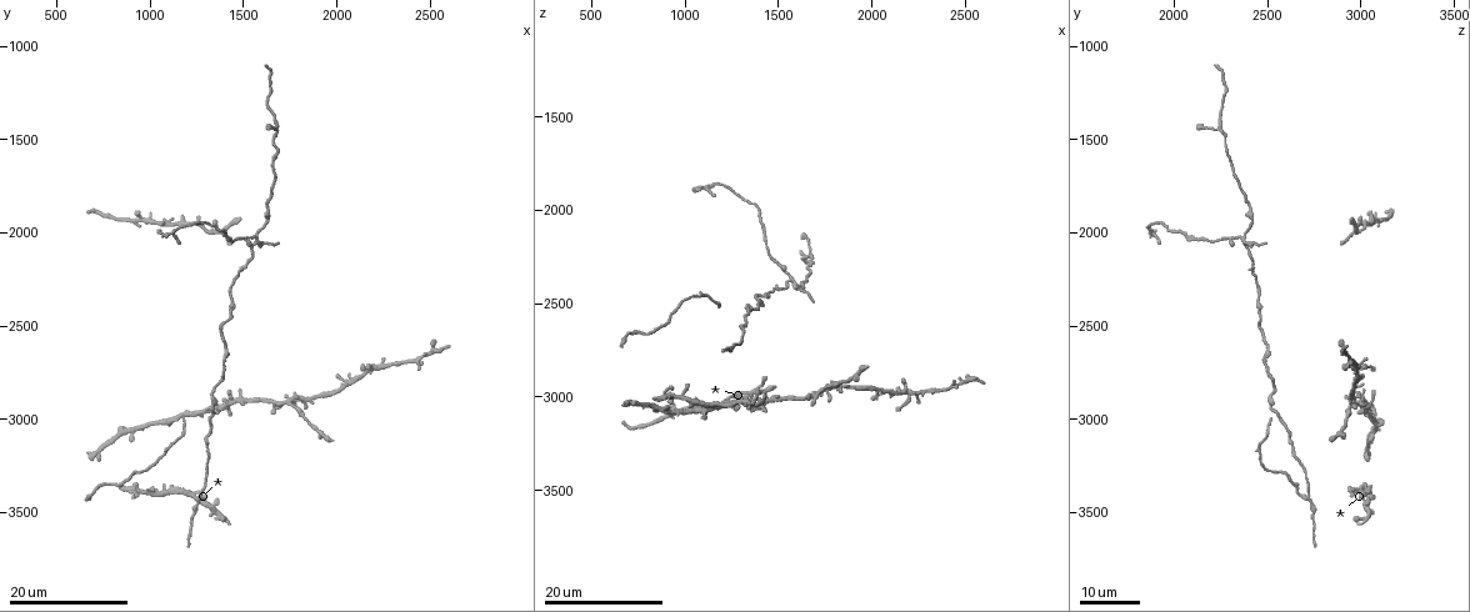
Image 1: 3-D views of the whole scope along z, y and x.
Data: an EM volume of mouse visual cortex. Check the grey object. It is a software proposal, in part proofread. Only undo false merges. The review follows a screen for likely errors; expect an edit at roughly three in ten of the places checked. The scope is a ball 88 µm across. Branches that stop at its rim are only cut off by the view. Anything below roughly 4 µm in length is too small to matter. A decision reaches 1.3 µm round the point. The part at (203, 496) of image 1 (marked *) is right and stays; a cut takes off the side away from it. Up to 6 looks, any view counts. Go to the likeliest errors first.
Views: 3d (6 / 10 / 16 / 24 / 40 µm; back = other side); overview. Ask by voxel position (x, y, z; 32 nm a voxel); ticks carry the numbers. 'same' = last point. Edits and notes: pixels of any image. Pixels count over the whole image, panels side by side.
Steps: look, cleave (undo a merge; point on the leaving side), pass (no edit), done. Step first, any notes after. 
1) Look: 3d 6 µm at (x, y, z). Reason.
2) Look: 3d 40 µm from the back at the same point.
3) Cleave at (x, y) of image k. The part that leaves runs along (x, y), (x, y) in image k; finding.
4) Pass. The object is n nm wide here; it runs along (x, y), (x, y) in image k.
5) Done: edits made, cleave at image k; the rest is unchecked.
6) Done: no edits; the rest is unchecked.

Look: 3d 16 µm at (1560, 2040, 2380). Four arms meet.

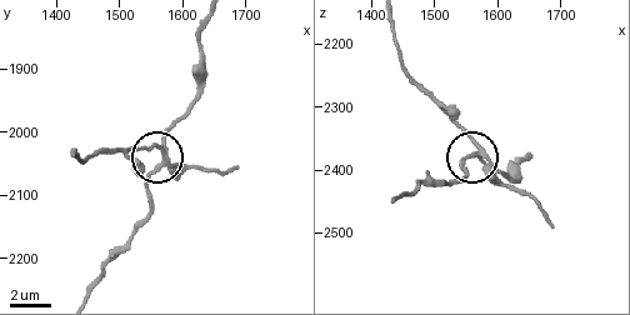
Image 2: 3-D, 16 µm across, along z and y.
Look: 3d 6 µm at (1575, 2045, 2370).

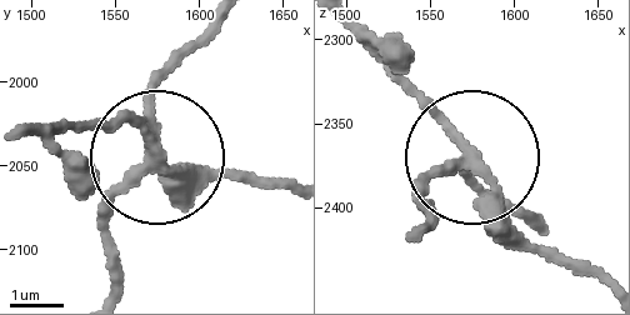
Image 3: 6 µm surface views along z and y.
Look: 3d 6 µm from the back at (1572, 2040, 2372).

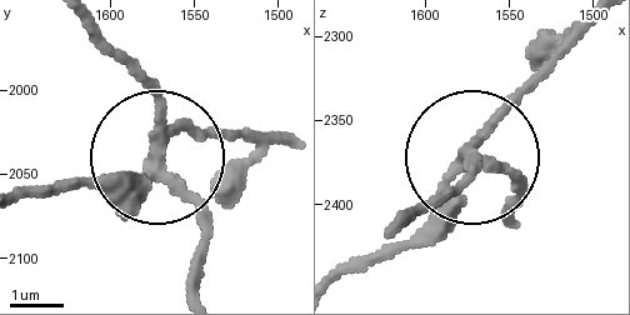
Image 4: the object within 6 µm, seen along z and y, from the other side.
Cleave at (451, 231) of image 4. 4 arms meet here; the part that leaves runs along (461, 149), (569, 33) in image 4; two neurons meet here.

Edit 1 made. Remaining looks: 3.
Look: overview.

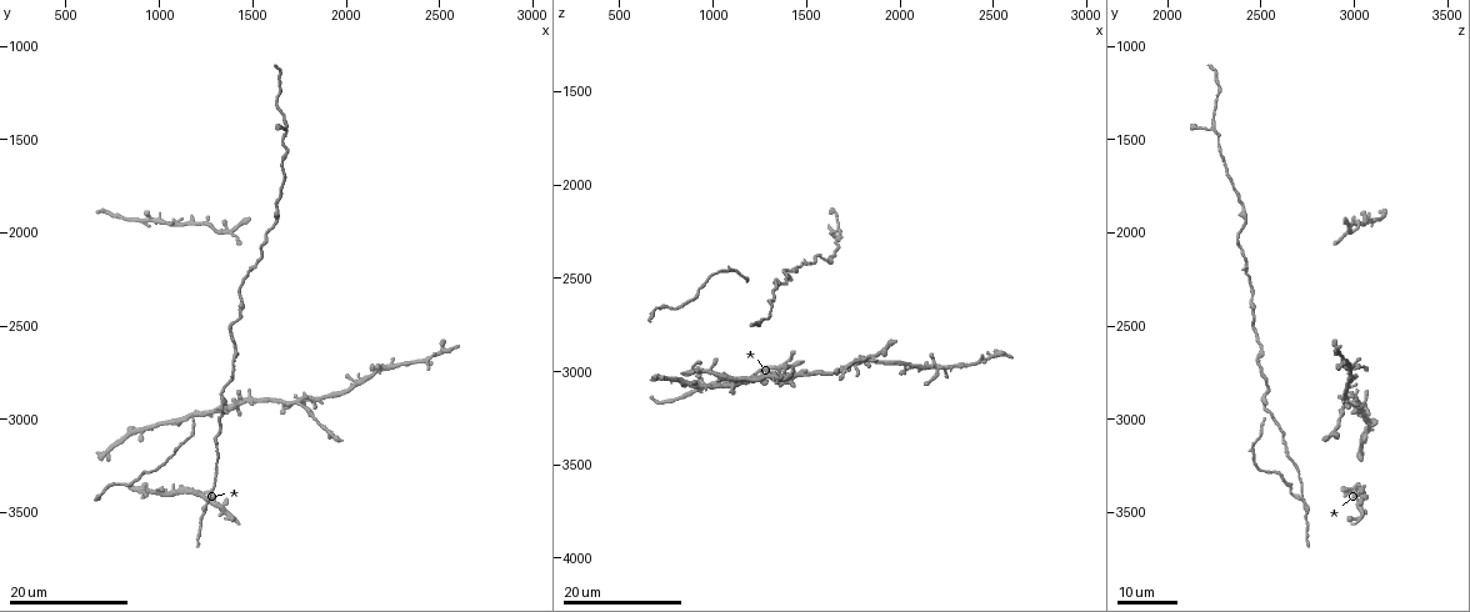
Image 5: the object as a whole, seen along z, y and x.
Look: 3d 16 µm at (1740, 2900, 2960). Four or more arms meet.

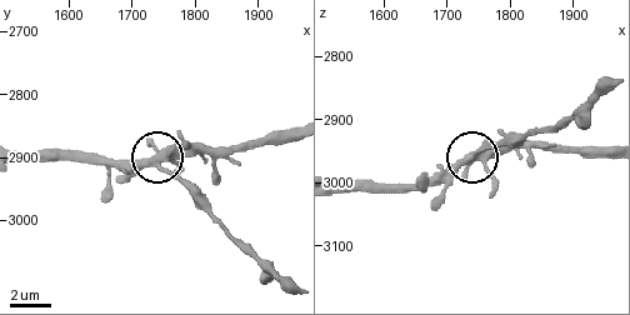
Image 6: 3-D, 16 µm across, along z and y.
Look: 3d 10 µm at (1745, 2905, 2955).

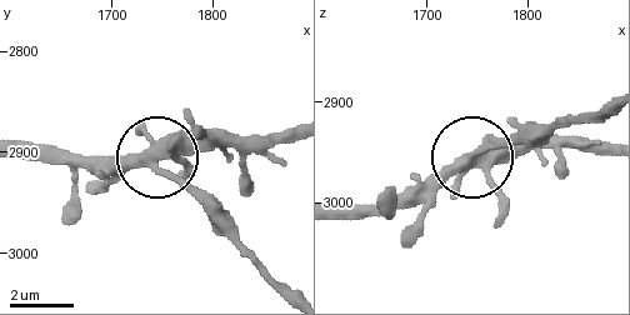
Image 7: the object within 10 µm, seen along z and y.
Cleave at (193, 190) of image 7. The part that leaves runs along (153, 164), (288, 288) in image 7; two neurons meet here.

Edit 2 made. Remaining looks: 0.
Done: edits made, cleave at image 4, cleave at image 7; the rest is unchecked.

